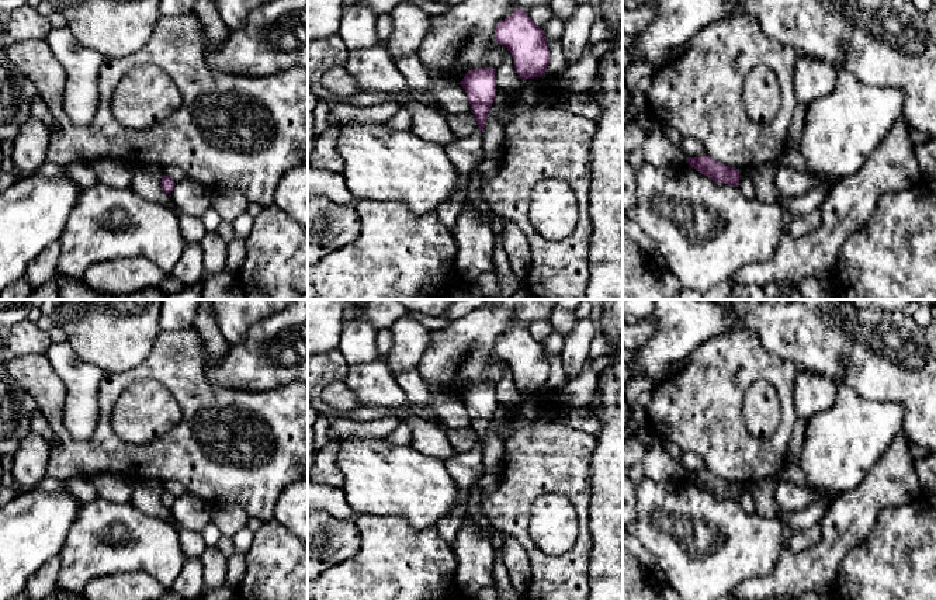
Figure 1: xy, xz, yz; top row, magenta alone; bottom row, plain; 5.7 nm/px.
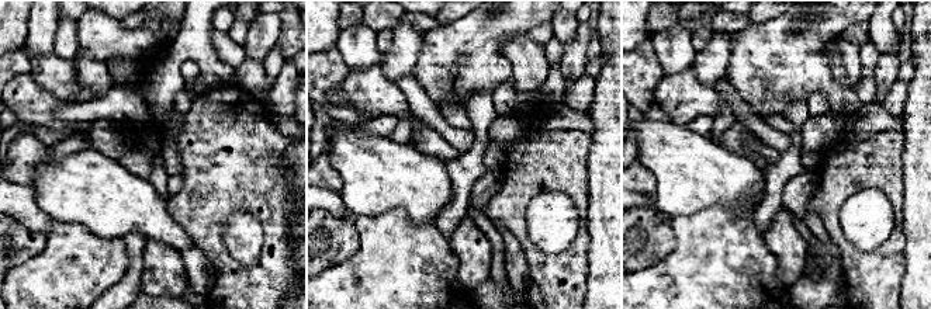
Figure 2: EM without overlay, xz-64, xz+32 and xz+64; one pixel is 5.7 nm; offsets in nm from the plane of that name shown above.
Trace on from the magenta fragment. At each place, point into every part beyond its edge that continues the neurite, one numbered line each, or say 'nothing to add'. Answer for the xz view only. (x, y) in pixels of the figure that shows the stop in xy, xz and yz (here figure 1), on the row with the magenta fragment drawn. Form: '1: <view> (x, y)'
1: xz (465, 153)

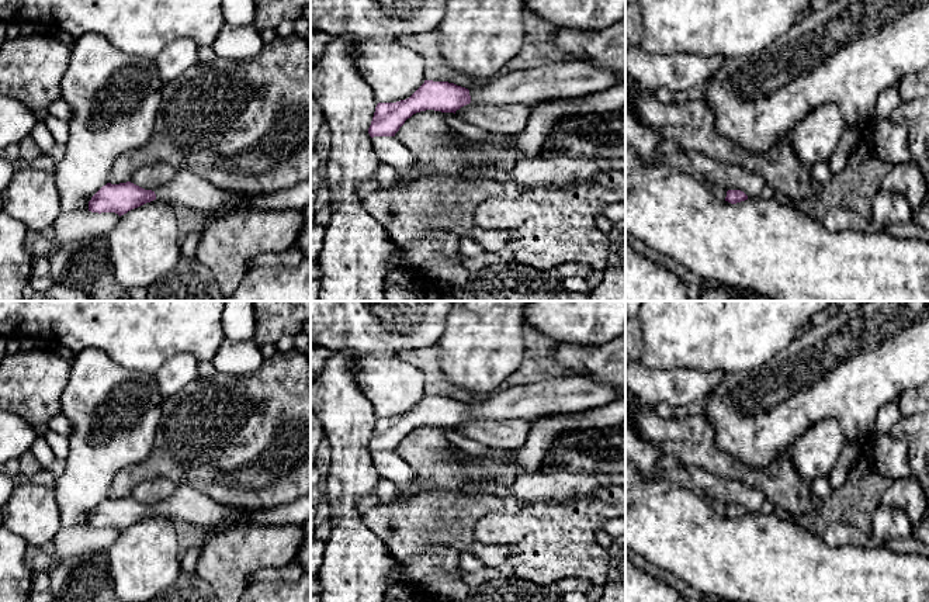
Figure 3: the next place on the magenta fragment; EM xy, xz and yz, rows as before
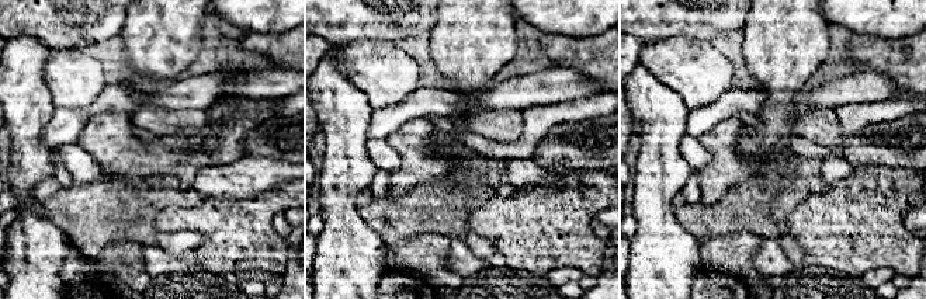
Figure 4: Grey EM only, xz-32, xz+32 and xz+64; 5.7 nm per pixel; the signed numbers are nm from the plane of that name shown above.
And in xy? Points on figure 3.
1: xy (191, 194)

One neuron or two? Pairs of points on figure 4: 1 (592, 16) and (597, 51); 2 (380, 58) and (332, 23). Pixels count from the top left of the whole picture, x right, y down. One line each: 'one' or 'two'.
1: two
2: two

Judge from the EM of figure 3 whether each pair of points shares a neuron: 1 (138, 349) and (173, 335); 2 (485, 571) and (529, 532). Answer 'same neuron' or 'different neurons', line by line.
1: same neuron
2: different neurons

